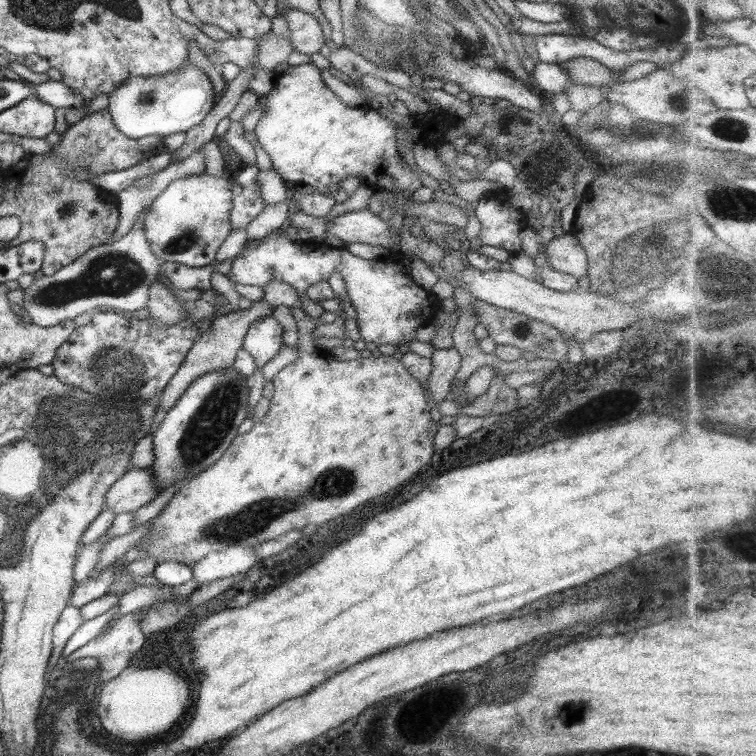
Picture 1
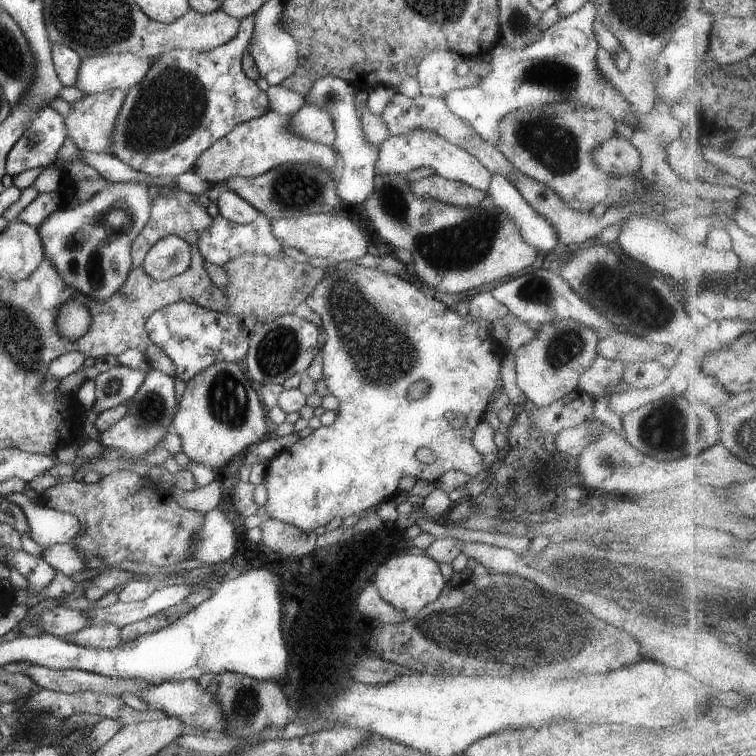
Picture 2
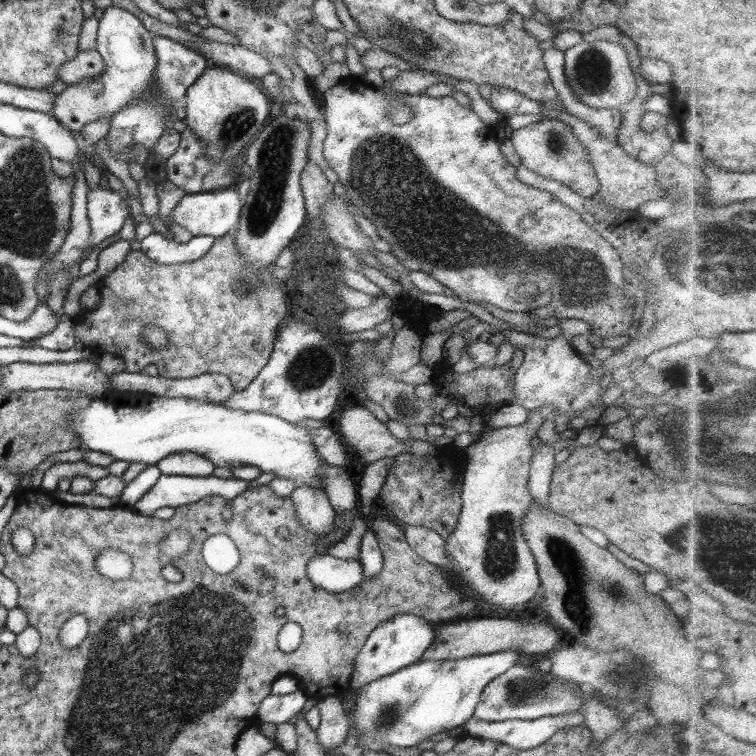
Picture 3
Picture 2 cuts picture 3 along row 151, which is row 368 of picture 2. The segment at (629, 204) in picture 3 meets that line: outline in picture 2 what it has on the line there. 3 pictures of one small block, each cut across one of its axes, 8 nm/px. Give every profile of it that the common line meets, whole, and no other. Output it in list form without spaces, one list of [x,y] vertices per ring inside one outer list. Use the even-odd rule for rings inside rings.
[[[596,356],[591,366],[579,374],[576,387],[592,397],[605,397],[607,392],[622,380],[623,370],[625,370],[623,362]]]

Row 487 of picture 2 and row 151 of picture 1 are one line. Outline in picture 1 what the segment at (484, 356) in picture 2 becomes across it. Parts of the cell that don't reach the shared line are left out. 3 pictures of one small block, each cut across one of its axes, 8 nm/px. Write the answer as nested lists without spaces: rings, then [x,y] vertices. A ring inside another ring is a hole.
[[[313,63],[289,66],[279,74],[275,86],[266,94],[264,110],[257,121],[254,136],[265,150],[271,165],[287,182],[313,186],[319,193],[339,190],[339,182],[353,176],[360,184],[368,185],[375,191],[407,192],[411,195],[421,187],[417,174],[407,163],[401,163],[396,151],[395,123],[377,114],[365,105],[350,107],[341,102],[337,95],[327,88],[319,77],[319,69]]]

